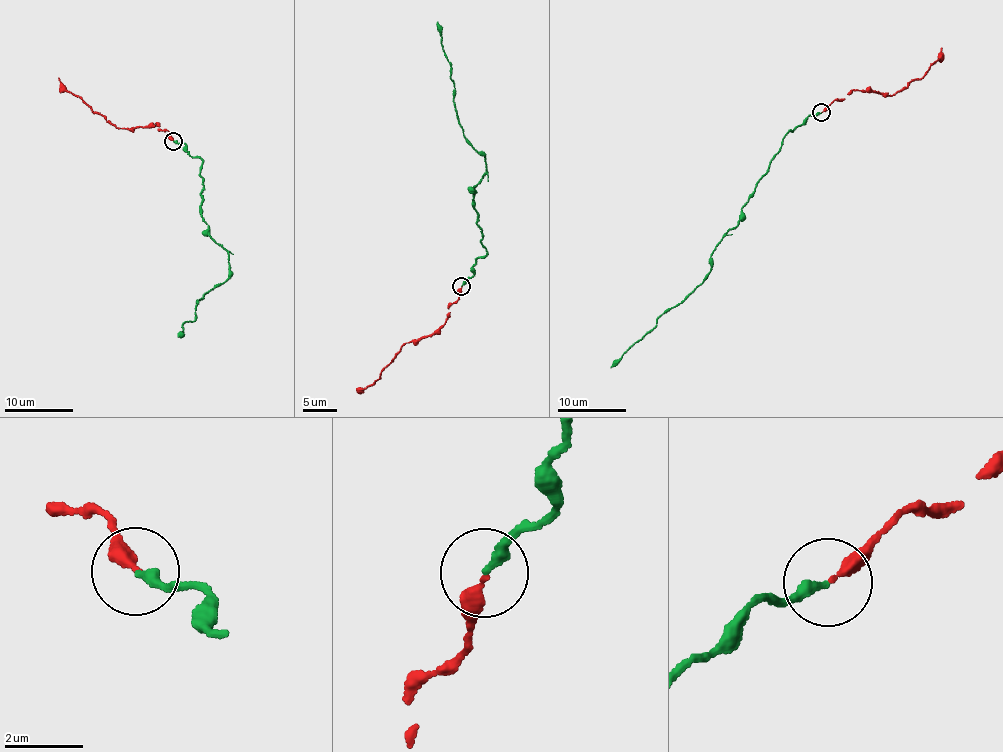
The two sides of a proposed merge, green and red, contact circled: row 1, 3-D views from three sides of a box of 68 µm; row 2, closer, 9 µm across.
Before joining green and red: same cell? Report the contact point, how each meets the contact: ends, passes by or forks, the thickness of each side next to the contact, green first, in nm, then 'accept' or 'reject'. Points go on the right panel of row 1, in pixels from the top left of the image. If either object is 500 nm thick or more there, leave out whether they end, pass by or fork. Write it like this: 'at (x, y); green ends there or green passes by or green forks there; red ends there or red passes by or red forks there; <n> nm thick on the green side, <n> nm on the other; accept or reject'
at (821, 112); green ends there; red ends there; 240 nm thick on the green side, 280 nm on the other; accept

